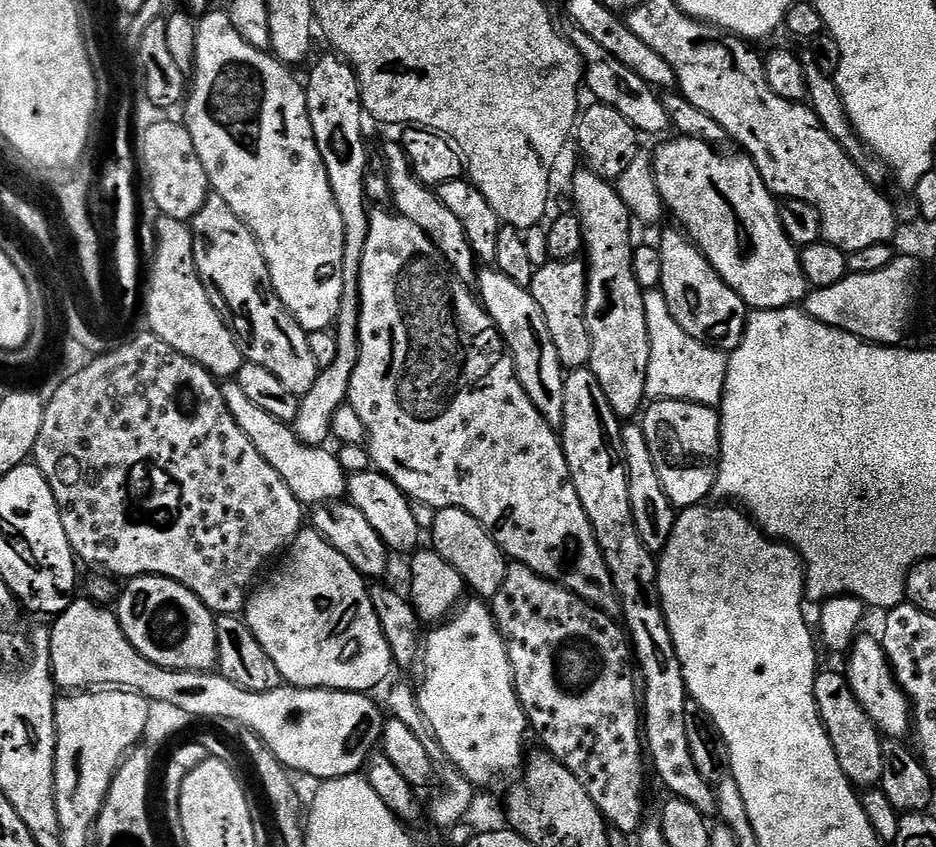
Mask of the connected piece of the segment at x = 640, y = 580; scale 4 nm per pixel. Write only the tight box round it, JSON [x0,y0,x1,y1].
[558,366,717,814]

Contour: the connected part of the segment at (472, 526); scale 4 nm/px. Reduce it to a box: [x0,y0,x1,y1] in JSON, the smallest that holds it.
[430,508,509,598]

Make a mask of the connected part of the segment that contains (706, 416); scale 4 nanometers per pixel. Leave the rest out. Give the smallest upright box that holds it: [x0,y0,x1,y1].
[642,400,720,510]

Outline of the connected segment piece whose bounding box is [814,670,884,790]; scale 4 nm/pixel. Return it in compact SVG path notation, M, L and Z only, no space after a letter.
M817 671L814 698L826 734L834 746L834 754L838 754L838 766L842 766L842 774L846 774L850 783L860 790L868 790L879 785L884 765L882 733L876 723L868 717L866 710L862 710L858 698L854 698L854 690L848 685L847 675L843 671Z

